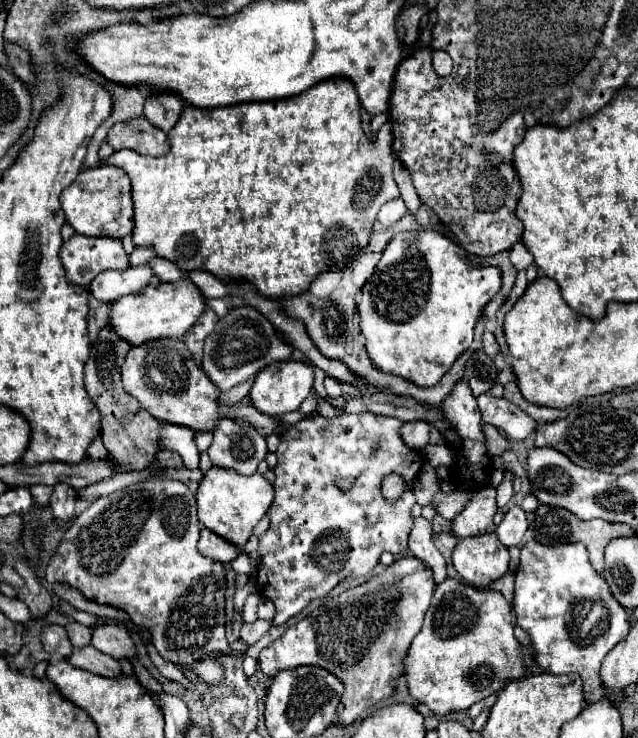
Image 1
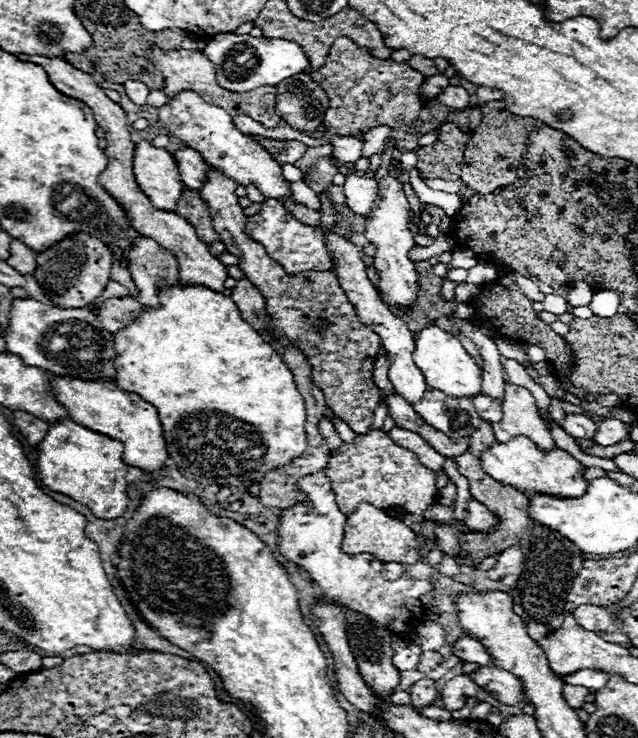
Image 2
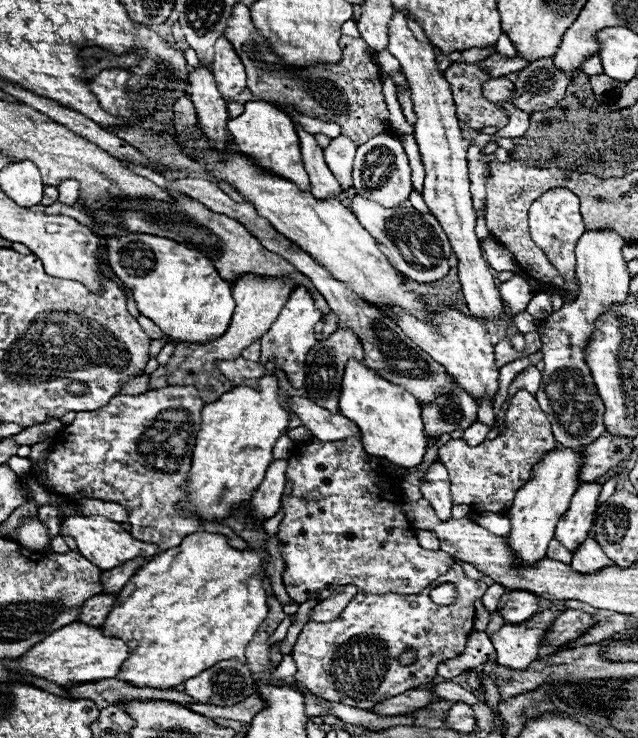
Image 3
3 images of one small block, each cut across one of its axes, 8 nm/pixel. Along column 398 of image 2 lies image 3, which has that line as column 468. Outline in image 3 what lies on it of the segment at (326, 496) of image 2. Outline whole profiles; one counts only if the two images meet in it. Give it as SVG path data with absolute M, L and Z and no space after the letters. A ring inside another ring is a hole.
M452 564L444 576L436 578L436 582L420 594L378 596L358 592L336 620L306 622L292 648L292 658L298 668L294 682L324 700L342 702L362 710L372 710L380 700L398 696L408 688L430 684L440 662L464 652L468 634L474 630L474 604L486 590L488 586L484 582L466 578L462 566ZM440 584L454 584L456 588L456 600L448 606L428 600L430 590ZM406 648L418 652L418 662L400 666L396 658Z

